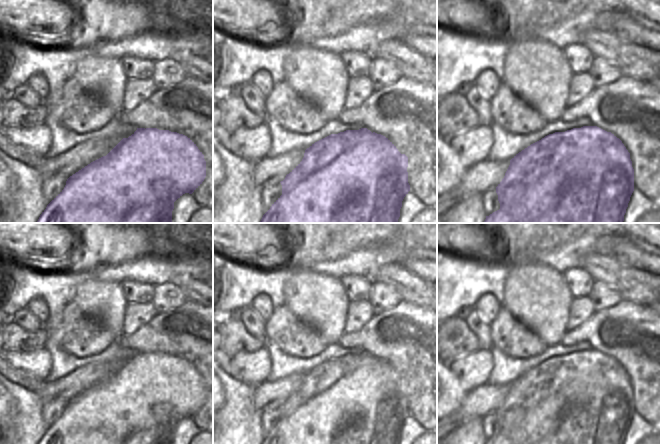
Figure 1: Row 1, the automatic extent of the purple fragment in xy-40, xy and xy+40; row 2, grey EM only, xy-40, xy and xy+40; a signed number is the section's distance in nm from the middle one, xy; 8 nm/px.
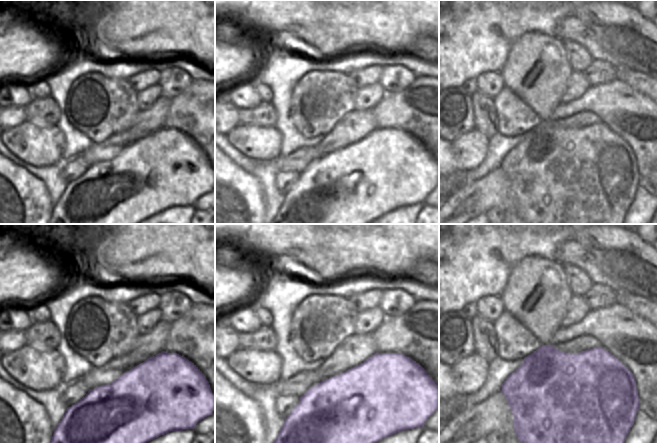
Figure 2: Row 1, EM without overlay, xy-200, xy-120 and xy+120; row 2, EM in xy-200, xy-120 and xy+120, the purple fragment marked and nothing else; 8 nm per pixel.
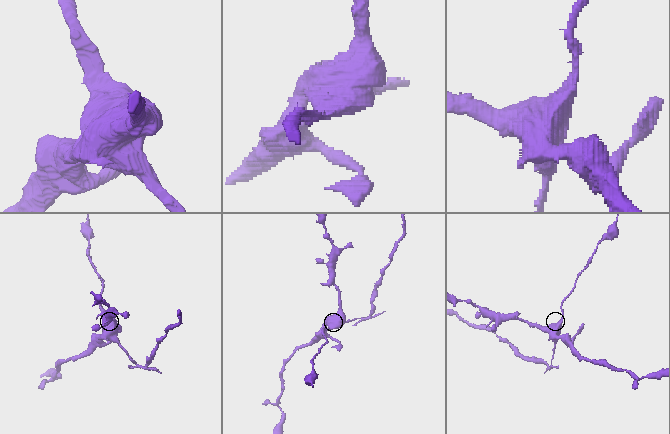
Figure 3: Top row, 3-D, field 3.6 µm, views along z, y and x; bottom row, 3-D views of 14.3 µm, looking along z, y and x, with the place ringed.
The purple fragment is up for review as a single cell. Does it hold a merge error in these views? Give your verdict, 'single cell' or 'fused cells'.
fused cells

